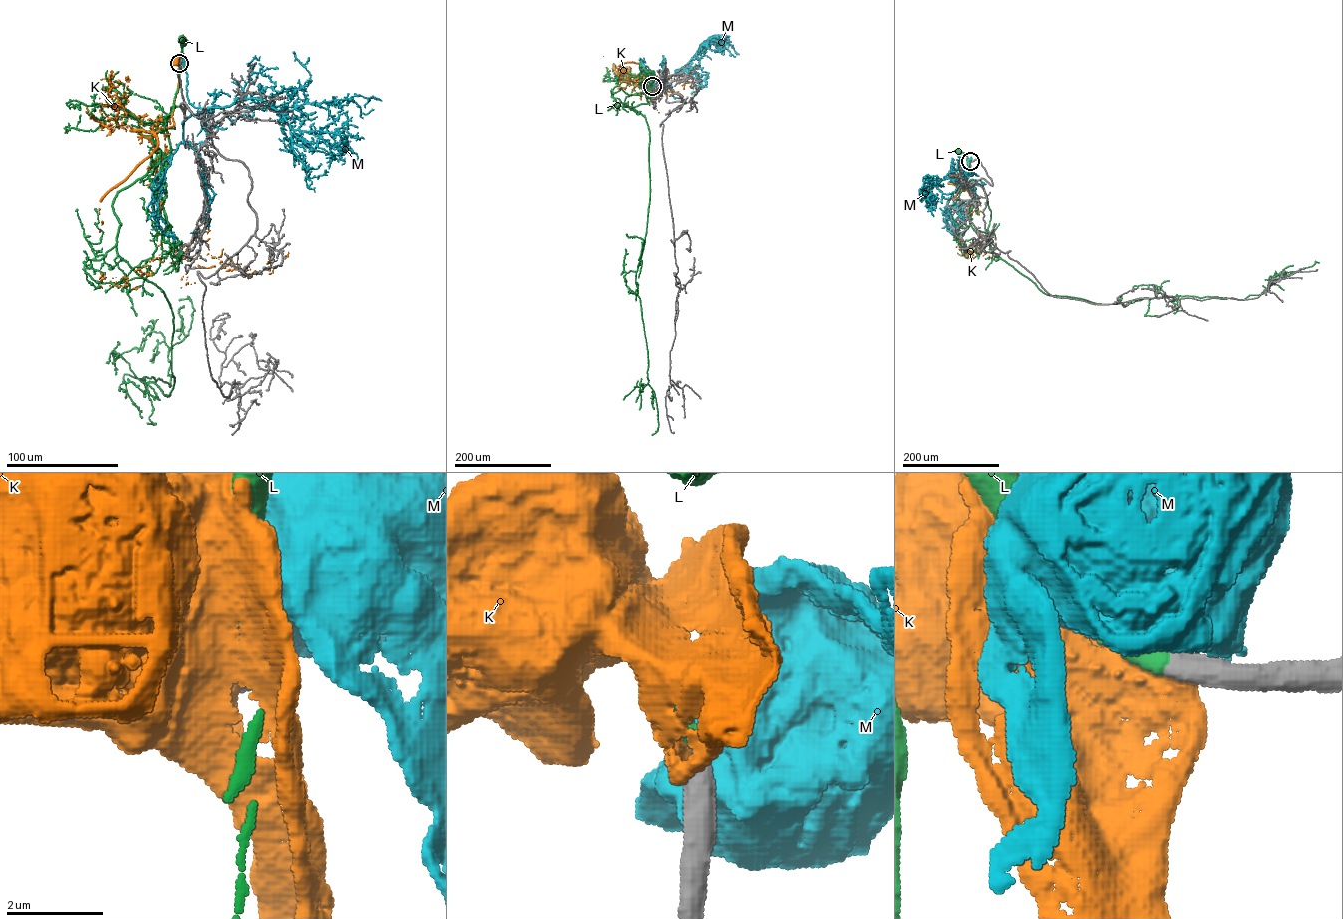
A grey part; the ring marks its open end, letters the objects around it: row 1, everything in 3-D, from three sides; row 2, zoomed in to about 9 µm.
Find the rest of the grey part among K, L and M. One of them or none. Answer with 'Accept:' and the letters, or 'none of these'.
Accept: L

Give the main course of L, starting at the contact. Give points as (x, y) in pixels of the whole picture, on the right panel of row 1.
L: (970, 161), (964, 153), (958, 151)

